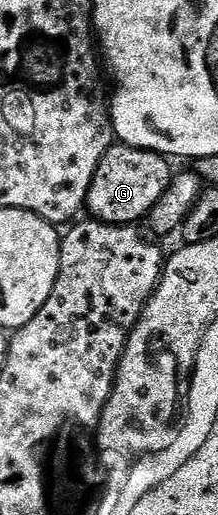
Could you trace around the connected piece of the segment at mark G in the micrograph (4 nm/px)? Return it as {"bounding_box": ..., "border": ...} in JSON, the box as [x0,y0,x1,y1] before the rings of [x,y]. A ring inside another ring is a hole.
{"bounding_box":[87,143,175,227],"border":[[[120,143],[110,145],[95,171],[95,179],[89,188],[87,209],[93,212],[90,214],[96,220],[118,227],[132,226],[140,217],[141,220],[148,218],[155,203],[159,203],[159,195],[167,191],[175,176],[175,169],[168,164],[172,165],[162,154],[153,153],[150,149]]]}

